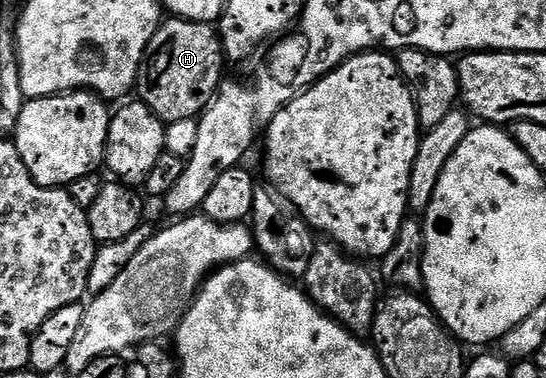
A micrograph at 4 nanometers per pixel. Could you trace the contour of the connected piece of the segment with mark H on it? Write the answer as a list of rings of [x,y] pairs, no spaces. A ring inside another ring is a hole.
[[[175,17],[167,18],[163,20],[161,27],[146,48],[142,71],[138,75],[137,96],[142,104],[147,105],[163,123],[179,121],[180,119],[195,119],[206,112],[218,92],[224,80],[223,63],[226,63],[226,56],[223,51],[221,34],[218,33],[213,24]]]

